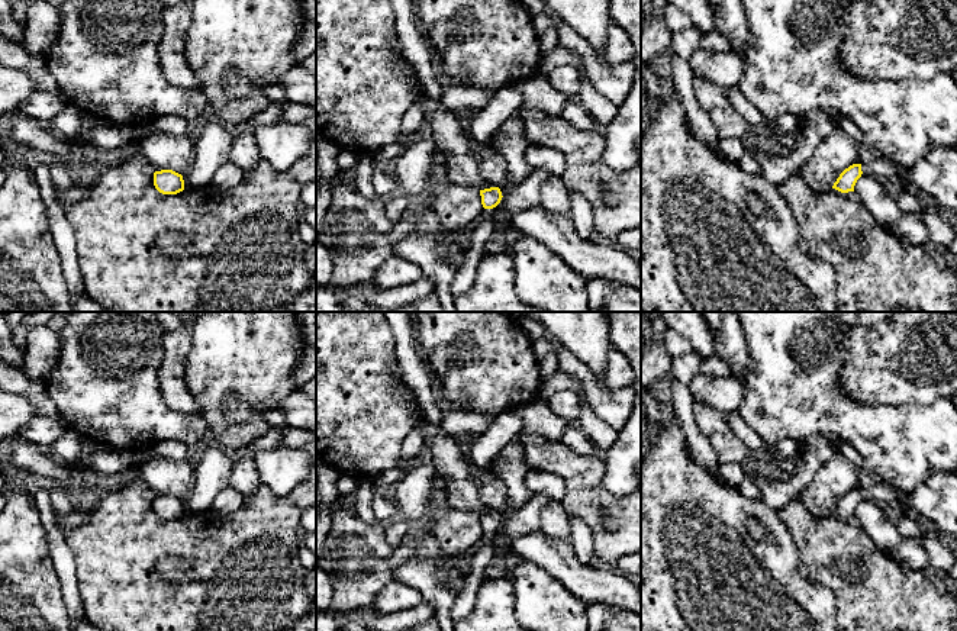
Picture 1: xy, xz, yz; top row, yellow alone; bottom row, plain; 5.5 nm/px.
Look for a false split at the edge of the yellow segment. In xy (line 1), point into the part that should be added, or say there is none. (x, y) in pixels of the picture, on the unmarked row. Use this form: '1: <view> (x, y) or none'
1: none

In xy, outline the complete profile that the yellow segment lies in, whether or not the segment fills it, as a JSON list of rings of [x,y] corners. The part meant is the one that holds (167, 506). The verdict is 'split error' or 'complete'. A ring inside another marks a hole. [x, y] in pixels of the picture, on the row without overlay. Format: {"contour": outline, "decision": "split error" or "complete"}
{"contour": [[[161,495],[154,498],[154,511],[162,519],[177,519],[184,515],[184,505],[173,495]]], "decision": "complete"}

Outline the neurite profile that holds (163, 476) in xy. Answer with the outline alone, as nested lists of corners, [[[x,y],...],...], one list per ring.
[[[138,458],[130,474],[146,484],[155,496],[173,495],[184,499],[193,484],[193,467],[188,460]]]

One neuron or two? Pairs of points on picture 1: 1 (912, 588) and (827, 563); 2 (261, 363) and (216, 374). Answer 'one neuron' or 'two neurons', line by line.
1: one neuron
2: one neuron

